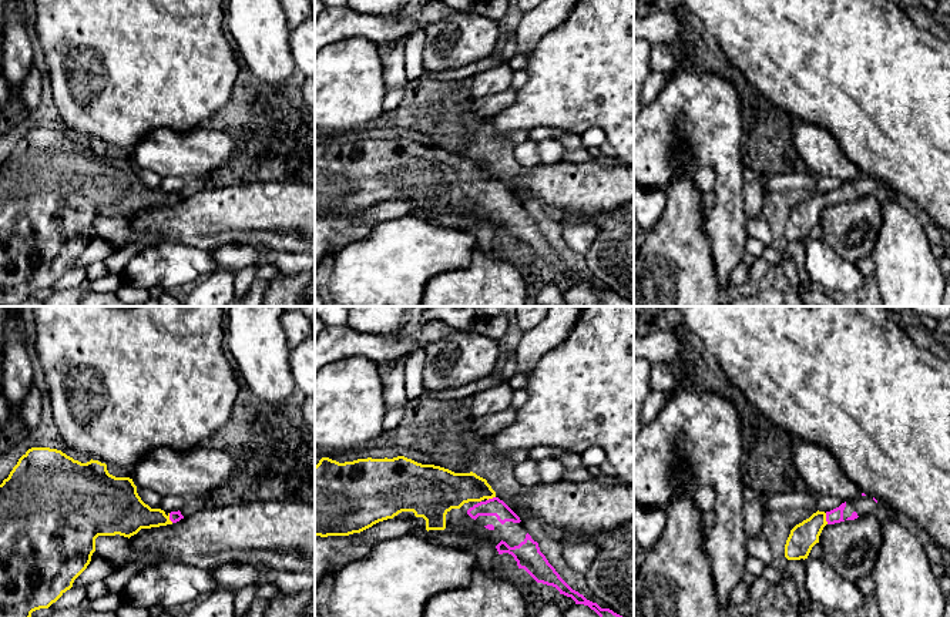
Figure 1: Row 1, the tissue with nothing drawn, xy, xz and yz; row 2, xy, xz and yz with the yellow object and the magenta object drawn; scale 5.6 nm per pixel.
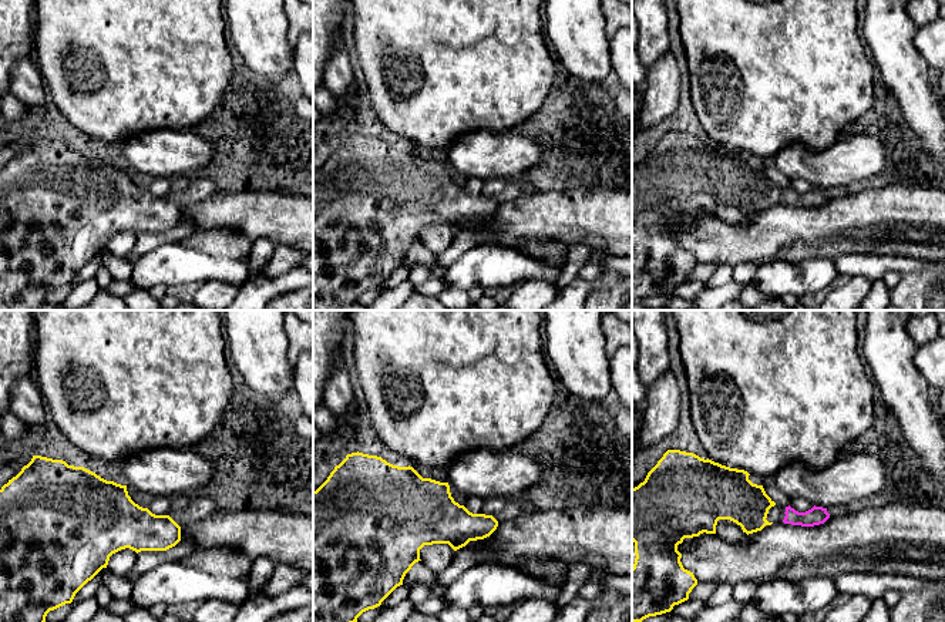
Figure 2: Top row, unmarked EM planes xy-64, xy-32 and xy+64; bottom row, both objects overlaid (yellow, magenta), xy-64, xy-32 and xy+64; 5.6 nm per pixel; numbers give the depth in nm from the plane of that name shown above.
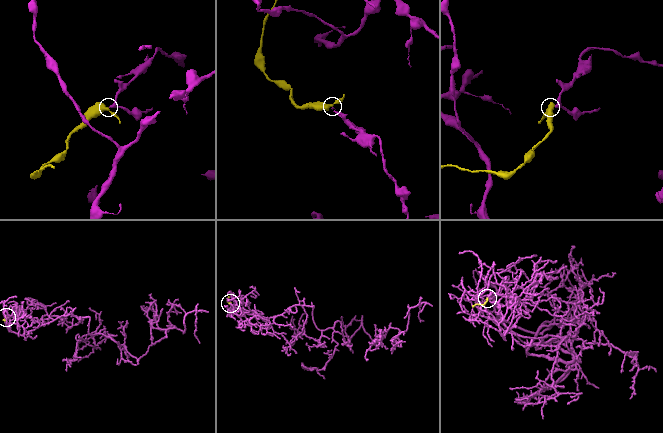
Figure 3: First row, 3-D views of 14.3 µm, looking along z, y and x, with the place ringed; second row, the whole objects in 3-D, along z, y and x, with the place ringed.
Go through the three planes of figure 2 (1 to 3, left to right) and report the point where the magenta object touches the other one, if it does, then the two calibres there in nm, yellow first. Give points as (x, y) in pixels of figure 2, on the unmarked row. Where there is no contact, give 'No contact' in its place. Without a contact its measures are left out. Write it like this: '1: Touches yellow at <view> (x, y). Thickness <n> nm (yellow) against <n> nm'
1: No contact
2: No contact
3: No contact

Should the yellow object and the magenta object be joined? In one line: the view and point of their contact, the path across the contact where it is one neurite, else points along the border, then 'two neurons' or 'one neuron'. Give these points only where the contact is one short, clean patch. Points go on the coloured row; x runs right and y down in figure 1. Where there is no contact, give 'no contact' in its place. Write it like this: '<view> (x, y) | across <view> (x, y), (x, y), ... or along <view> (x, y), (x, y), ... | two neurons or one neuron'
yz (825, 519) | across yz (804, 536), (825, 519), (836, 515) | one neuron

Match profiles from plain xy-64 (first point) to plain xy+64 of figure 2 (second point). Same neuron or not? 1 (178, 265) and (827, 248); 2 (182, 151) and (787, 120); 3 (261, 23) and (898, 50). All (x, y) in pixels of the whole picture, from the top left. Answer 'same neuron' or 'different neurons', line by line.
1: different neurons
2: different neurons
3: same neuron

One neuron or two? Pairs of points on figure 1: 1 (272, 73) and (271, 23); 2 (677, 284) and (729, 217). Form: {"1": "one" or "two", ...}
{"1": "one", "2": "two"}

